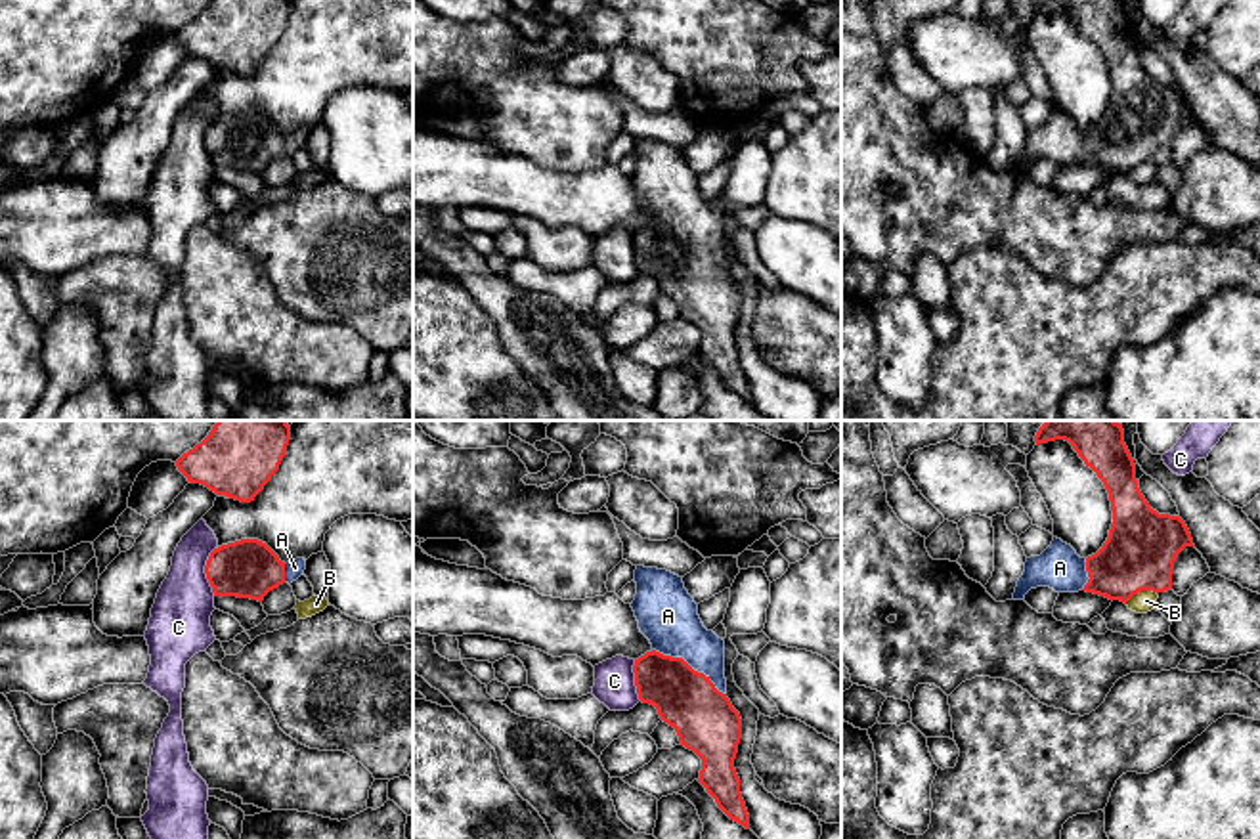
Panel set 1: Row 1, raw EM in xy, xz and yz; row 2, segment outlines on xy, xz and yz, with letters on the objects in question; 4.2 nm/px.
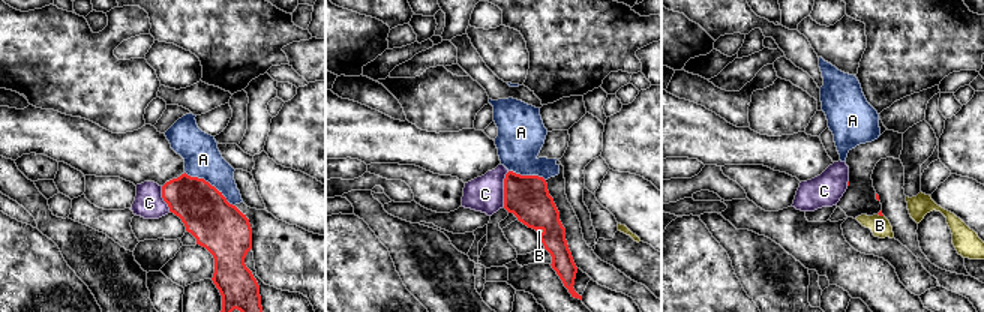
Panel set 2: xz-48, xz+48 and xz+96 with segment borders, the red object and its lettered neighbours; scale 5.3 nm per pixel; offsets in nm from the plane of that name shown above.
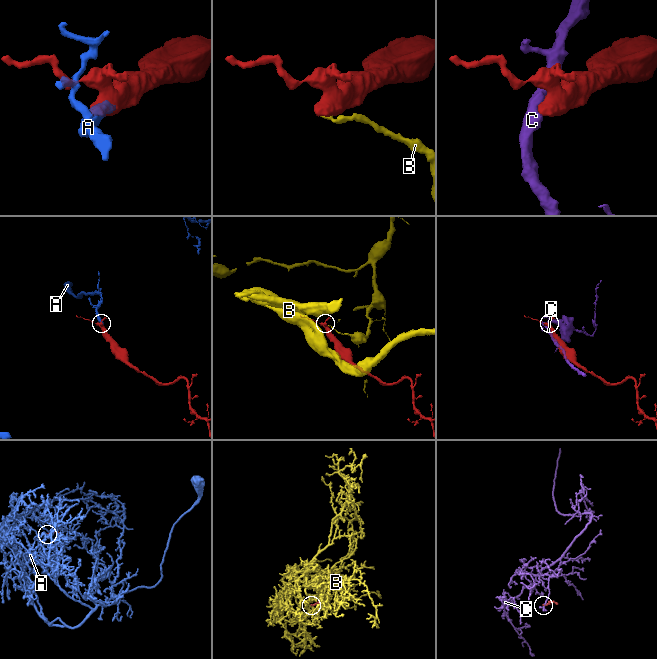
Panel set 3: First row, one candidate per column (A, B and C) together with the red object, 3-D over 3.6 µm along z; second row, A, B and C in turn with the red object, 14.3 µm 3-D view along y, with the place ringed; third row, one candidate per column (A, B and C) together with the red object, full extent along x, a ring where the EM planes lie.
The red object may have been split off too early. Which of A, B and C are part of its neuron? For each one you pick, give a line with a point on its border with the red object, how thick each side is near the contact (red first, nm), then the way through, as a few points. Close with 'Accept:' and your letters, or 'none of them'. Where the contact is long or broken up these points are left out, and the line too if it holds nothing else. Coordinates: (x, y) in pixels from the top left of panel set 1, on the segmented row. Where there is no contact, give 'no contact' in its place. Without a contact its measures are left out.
A: meets red in xz at (687, 664); 260 nm thick on the red side, 260 nm on the other; runs through xz (704, 719), (689, 696), (687, 664), (668, 616)
Accept: A

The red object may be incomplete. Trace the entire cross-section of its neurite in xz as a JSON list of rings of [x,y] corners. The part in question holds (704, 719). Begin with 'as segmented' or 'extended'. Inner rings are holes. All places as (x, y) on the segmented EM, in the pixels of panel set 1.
extended | [[[637,566],[631,604],[652,650],[635,659],[639,699],[658,709],[681,745],[702,759],[698,782],[717,807],[749,829],[734,768],[742,719],[727,698],[725,640],[707,631],[683,577]]]

